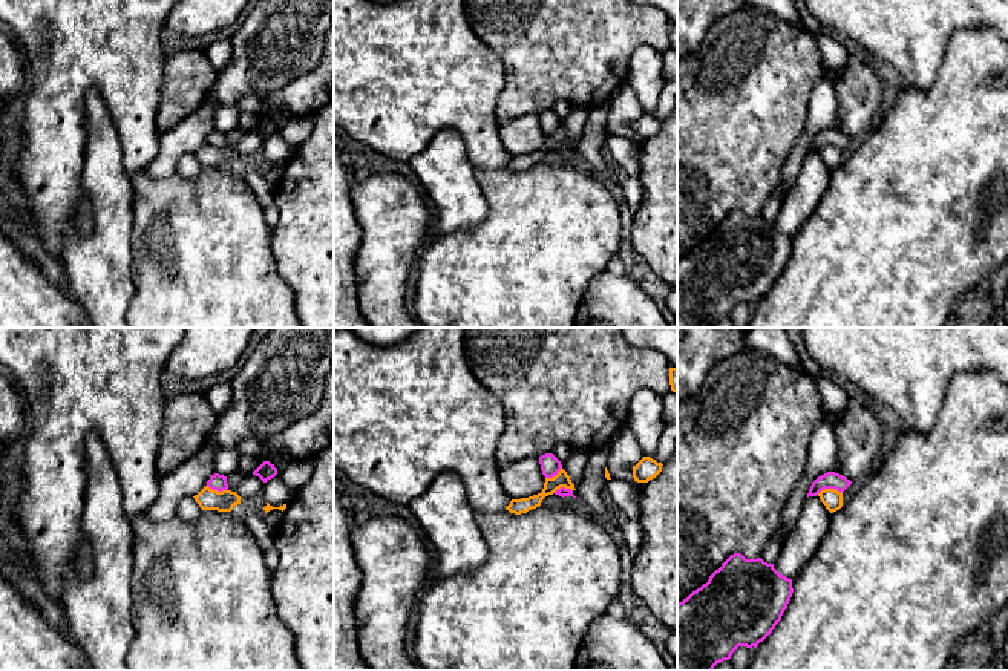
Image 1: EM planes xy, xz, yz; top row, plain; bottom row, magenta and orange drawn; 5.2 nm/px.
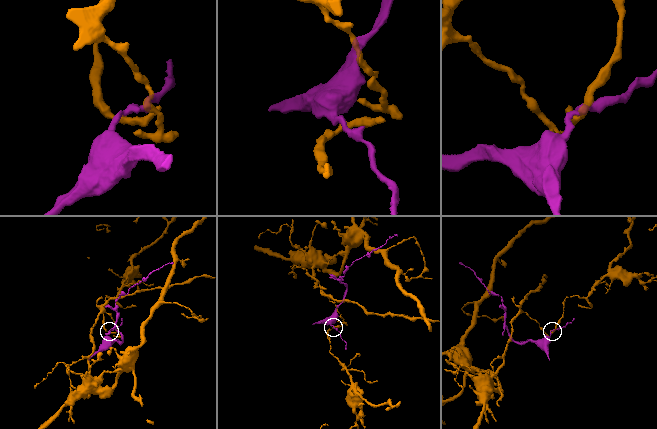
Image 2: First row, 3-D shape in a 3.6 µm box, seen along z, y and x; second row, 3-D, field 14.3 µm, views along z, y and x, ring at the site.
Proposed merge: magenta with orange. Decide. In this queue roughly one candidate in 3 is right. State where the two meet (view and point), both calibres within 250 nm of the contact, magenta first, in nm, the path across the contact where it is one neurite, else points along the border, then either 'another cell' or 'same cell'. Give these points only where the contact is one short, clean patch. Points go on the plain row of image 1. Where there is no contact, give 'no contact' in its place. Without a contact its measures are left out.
meets magenta in yz at (829, 144); 90 nm thick on the magenta side, 100 nm on the other; border along yz (841, 149), (821, 146), (817, 150); another cell

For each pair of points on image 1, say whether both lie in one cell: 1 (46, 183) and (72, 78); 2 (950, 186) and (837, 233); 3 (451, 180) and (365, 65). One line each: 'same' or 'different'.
1: same
2: same
3: different

